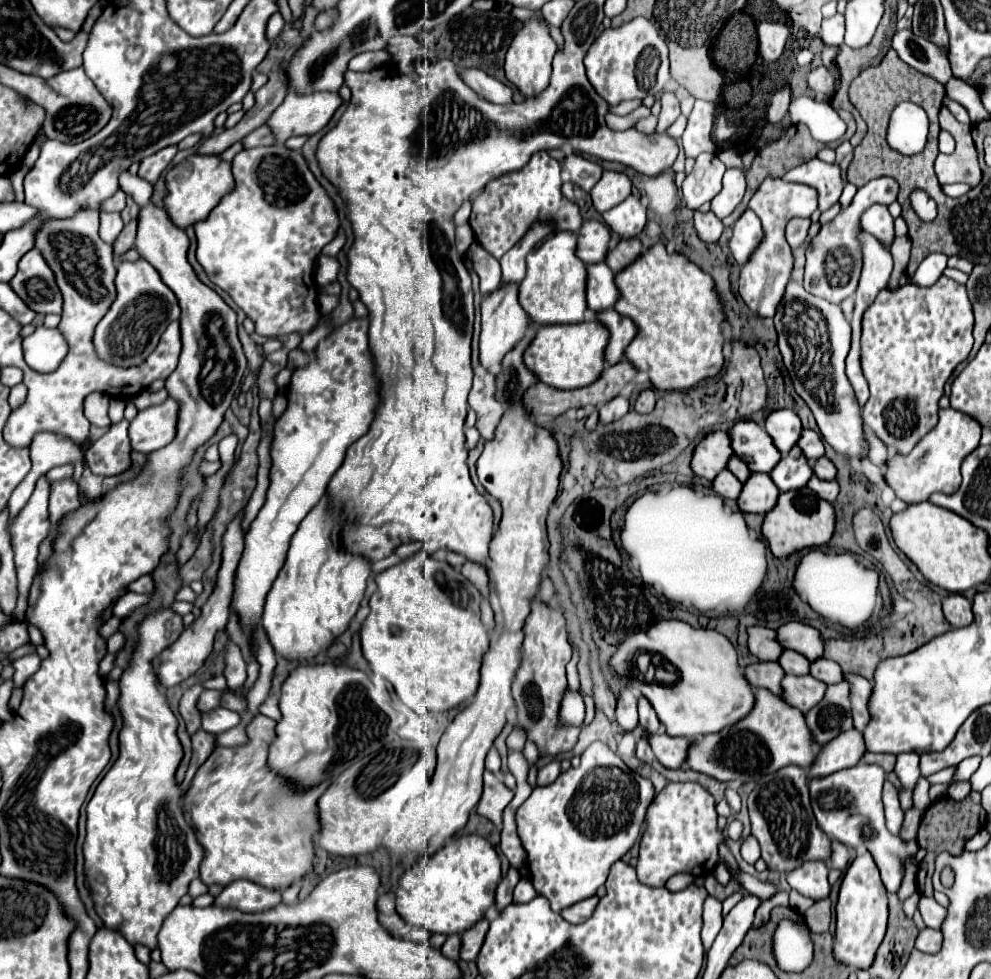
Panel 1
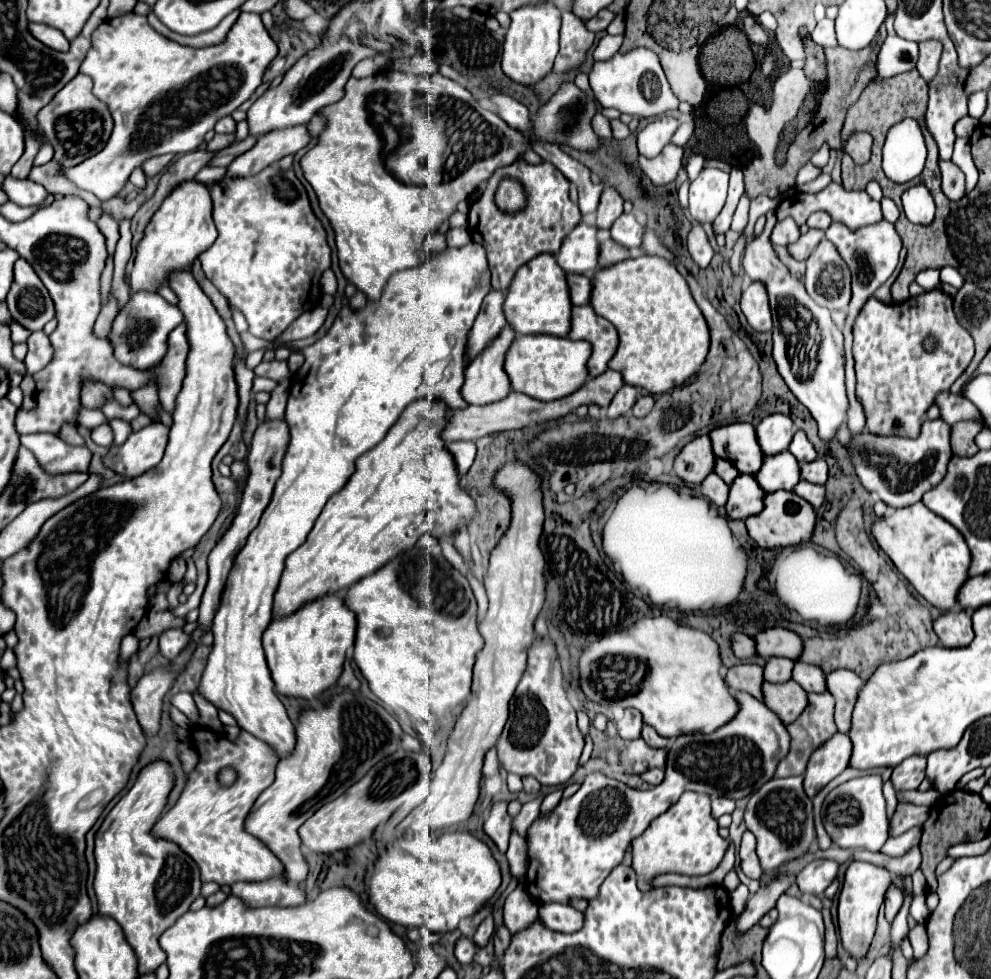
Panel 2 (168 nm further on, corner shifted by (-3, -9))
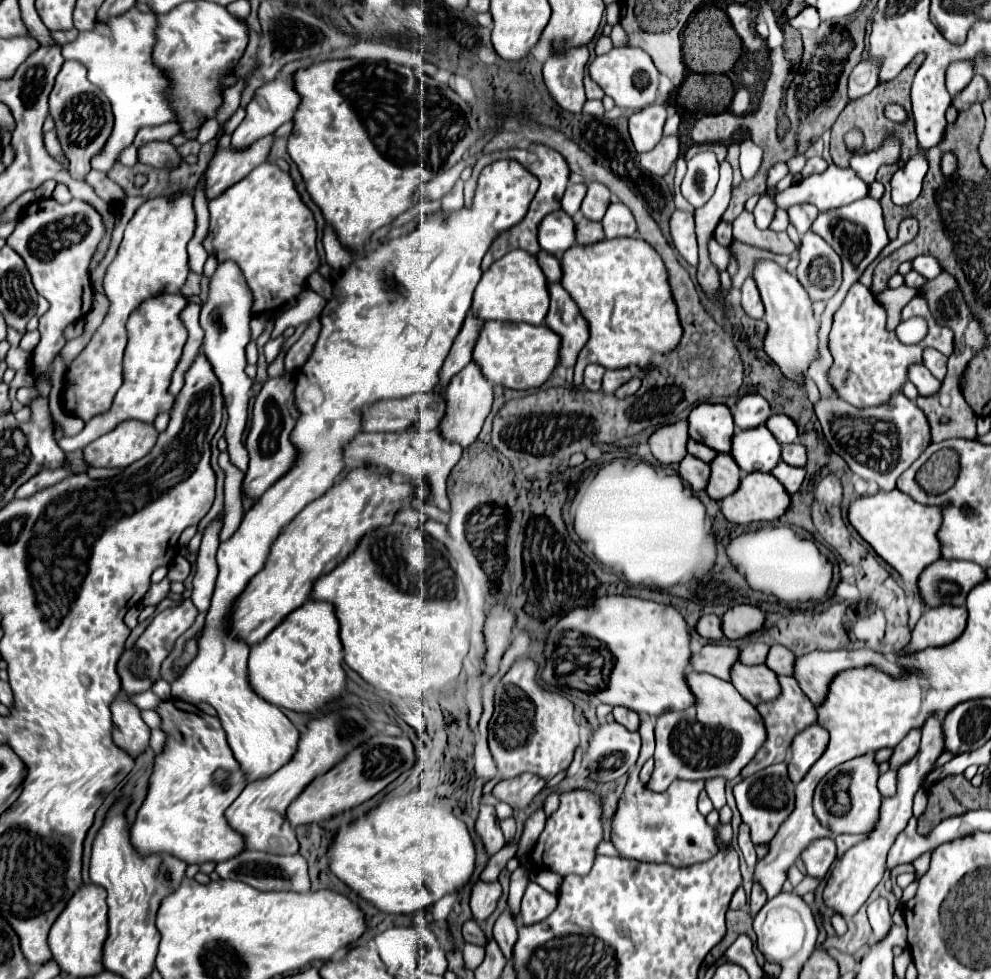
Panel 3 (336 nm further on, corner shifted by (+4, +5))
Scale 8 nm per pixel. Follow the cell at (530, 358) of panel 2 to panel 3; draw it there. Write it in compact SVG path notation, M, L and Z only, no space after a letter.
M485 322L473 348L473 362L491 384L513 390L539 388L559 364L561 338L547 326L529 326L513 322Z

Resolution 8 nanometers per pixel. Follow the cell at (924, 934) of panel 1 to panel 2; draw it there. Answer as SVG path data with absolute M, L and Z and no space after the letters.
M918 924L910 930L910 942L914 948L914 958L916 960L924 958L924 952L928 952L928 934L926 934L926 928L922 924Z

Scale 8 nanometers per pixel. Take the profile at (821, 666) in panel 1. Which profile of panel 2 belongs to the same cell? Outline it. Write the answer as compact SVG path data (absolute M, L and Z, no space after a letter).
M796 662L792 678L806 690L806 692L826 692L826 674L820 666L812 666L806 662Z

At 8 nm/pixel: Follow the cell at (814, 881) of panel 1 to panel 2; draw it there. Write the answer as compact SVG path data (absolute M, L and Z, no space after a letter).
M820 858L820 860L814 860L802 868L802 872L796 876L796 884L802 894L822 896L824 890L836 878L836 872L838 872L838 862Z

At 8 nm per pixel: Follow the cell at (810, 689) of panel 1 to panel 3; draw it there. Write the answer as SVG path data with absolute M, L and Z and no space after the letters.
M735 662L733 670L731 670L731 684L753 706L757 706L761 700L763 702L773 700L781 692L775 672L771 672L765 664L761 664L761 666L745 666L741 662Z

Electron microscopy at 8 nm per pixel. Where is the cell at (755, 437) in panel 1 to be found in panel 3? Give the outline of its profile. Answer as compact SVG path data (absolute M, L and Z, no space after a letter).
M699 404L691 410L689 438L713 448L715 452L729 452L733 438L733 416L725 404Z

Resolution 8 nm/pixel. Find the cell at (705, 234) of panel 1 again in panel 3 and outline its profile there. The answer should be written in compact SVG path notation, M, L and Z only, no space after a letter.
M675 210L669 218L669 230L675 250L683 256L687 264L697 266L697 238L695 238L693 214Z

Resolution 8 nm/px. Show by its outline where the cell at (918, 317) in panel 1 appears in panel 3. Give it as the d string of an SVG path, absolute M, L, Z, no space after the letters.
M859 282L851 286L843 304L833 316L833 326L829 332L829 350L833 356L833 366L829 368L829 382L833 382L833 390L837 390L839 398L847 400L857 408L889 402L893 392L899 392L907 382L909 366L913 362L921 362L921 354L925 348L931 346L945 356L953 352L953 332L935 322L925 298L921 298L919 294L901 310L903 322L913 316L921 316L927 320L927 336L919 344L905 346L897 340L893 332L885 330L885 310L877 304L875 296Z

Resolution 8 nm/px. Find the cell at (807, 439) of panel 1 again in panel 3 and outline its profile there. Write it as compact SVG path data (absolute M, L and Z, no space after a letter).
M785 414L769 416L769 422L765 422L765 426L773 432L779 444L791 444L791 442L797 442L799 438L795 422L791 418L785 418Z

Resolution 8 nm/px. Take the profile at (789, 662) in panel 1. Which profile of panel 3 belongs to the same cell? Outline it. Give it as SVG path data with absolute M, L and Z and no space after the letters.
M763 642L747 644L747 646L741 650L739 662L743 662L743 664L763 664L765 658L767 658L767 652L769 652L769 646L763 644Z

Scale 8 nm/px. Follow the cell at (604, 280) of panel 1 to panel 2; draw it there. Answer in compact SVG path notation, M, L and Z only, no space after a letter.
M570 274L568 276L568 284L570 284L572 304L576 304L576 306L590 304L590 300L592 300L592 278Z

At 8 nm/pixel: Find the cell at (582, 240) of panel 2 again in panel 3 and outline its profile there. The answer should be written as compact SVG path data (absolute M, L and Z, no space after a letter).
M563 210L547 214L539 226L537 242L541 242L541 248L545 252L561 258L563 252L575 244L575 222L573 222L573 218Z

